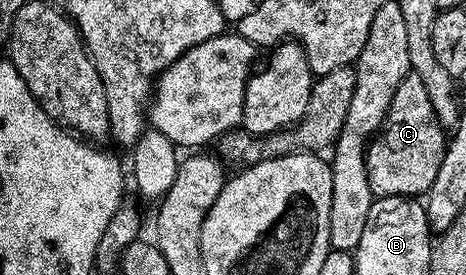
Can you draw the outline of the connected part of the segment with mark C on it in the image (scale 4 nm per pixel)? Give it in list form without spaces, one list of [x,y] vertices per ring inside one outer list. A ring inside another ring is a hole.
[[[410,71],[401,86],[397,86],[397,94],[393,94],[393,102],[387,117],[383,119],[382,128],[367,145],[367,173],[371,191],[376,197],[422,197],[433,186],[437,170],[441,170],[444,147],[445,129],[433,110],[433,102],[429,102],[425,82]]]

